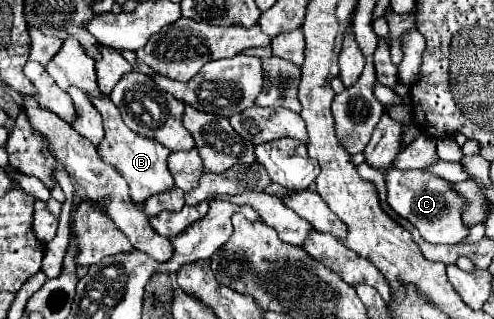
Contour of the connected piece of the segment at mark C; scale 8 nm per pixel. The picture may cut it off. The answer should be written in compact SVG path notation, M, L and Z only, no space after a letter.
M390 170L386 174L388 182L388 204L392 210L406 220L410 220L420 236L430 244L460 244L470 228L462 220L462 210L466 206L466 198L462 198L448 180L438 178L424 170Z

